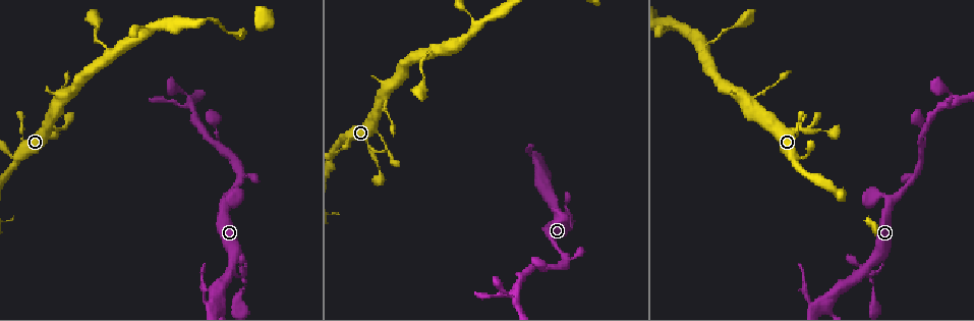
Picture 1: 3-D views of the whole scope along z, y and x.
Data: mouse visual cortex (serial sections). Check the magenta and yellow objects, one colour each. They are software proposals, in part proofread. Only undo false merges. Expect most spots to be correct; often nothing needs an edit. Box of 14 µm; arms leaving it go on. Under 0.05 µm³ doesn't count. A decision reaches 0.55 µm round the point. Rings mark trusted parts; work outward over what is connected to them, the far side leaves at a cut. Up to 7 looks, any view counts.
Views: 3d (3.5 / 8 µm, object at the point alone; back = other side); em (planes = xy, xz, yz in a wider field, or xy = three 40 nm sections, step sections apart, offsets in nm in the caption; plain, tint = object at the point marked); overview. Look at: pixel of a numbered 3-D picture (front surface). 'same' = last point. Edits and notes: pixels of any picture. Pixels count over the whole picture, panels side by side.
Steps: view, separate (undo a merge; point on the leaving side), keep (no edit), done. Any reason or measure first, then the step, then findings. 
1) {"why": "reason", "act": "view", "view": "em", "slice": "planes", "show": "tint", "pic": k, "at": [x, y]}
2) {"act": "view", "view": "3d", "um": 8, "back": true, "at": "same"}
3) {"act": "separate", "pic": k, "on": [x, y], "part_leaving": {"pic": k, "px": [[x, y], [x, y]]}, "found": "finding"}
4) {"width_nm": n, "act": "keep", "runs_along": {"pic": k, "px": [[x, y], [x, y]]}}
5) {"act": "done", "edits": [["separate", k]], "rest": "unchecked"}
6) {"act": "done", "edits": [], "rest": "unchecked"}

{"why": "sharp bend", "act": "view", "view": "3d", "um": 3.5, "back": true, "pic": 1, "at": [381, 174]}

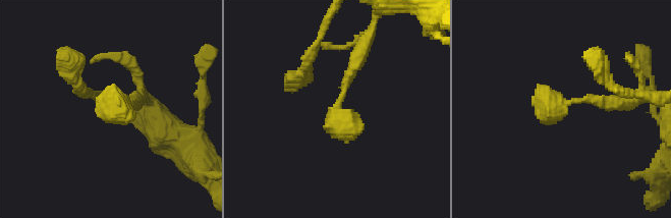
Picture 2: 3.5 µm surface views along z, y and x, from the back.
{"act": "view", "view": "em", "slice": "xy", "step": 3, "show": "tint", "pic": 2, "at": [111, 99]}

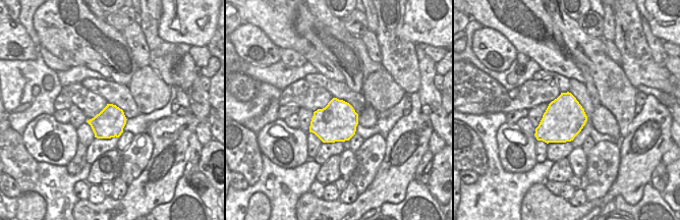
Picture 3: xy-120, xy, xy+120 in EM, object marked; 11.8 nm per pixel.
{"act": "keep", "runs_along": {"pic": 2, "px": [[631, 99], [571, 99], [545, 117]]}, "found": "one cell here"}

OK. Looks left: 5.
{"why": "thin arm on a thick one", "act": "view", "view": "3d", "um": 3.5, "pic": 1, "at": [864, 270]}

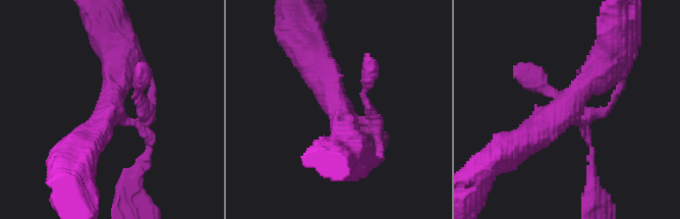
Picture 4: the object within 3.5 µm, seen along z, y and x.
{"arms": 3, "arm_widths_nm": [150, 450, 500], "act": "view", "view": "em", "slice": "xy", "step": 3, "show": "tint", "pic": 4, "at": [340, 109]}

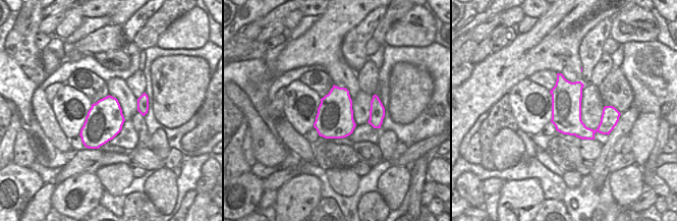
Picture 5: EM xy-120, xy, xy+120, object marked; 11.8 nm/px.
{"why": "cut it another way", "act": "view", "view": "em", "slice": "xy", "step": 5, "show": "tint", "at": "same"}

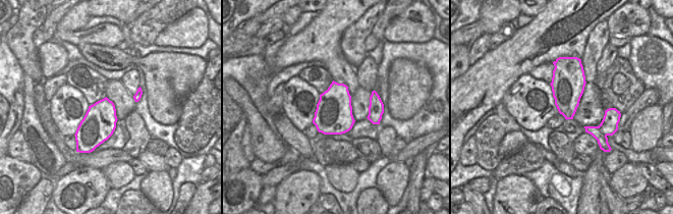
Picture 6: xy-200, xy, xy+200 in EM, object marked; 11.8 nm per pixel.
{"act": "keep", "runs_along": {"pic": 4, "px": [[614, 50], [557, 119], [522, 141]]}, "found": "all the same cell"}

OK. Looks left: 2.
{"why": "branch point", "act": "view", "view": "3d", "um": 8, "pic": 1, "at": [218, 146]}

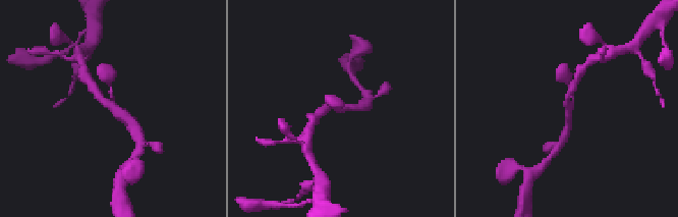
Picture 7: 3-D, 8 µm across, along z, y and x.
{"arms": 3, "arm_widths_nm": [150, 250, 250], "act": "view", "view": "em", "slice": "xy", "step": 5, "show": "tint", "pic": 7, "at": [112, 107]}

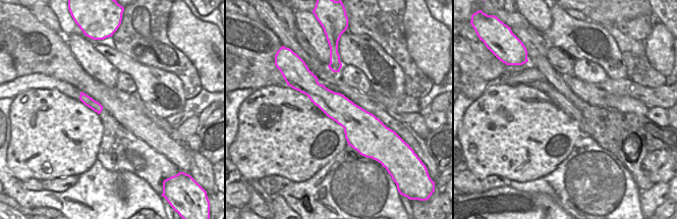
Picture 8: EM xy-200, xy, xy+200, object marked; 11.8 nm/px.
{"act": "keep", "runs_along": {"pic": 7, "px": [[134, 127], [99, 96], [93, 85]]}, "found": "all the same cell"}

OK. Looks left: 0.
{"act": "done", "edits": [], "rest": "unchecked"}

